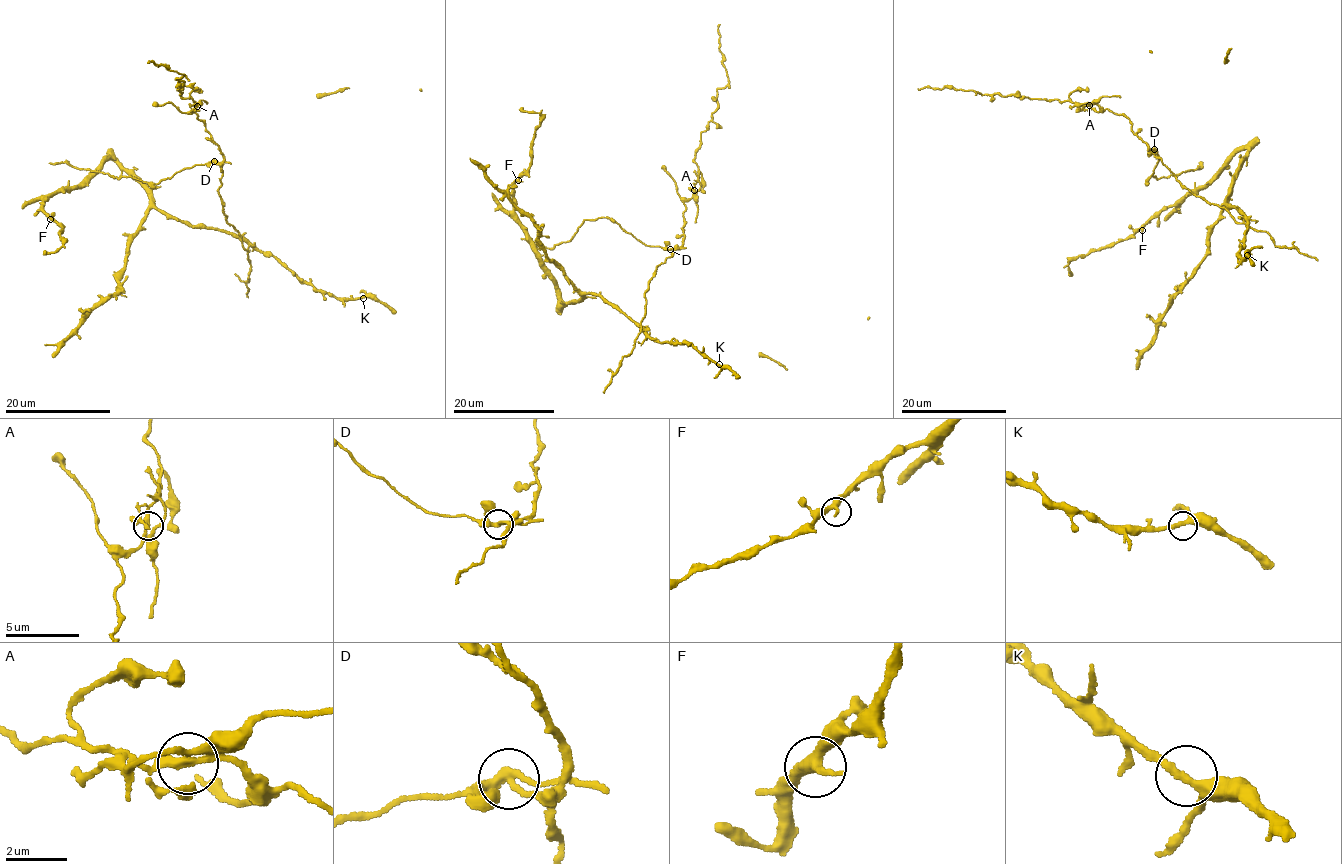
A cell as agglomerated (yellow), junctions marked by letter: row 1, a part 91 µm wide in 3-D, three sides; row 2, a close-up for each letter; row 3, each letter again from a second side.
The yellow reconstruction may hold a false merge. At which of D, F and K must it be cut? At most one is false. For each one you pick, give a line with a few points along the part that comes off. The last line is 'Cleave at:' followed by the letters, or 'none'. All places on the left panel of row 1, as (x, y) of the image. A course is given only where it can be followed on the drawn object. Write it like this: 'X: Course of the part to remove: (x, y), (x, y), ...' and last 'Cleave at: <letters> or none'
D: Course of the part to remove: (214, 162), (223, 161), (192, 112), (196, 105), (177, 91), (183, 81), (176, 79), (183, 75), (149, 62)
Cleave at: D

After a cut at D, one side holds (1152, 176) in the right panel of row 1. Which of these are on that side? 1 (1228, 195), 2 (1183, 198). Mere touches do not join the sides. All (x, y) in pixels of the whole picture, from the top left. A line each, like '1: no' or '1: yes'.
1: yes
2: yes

